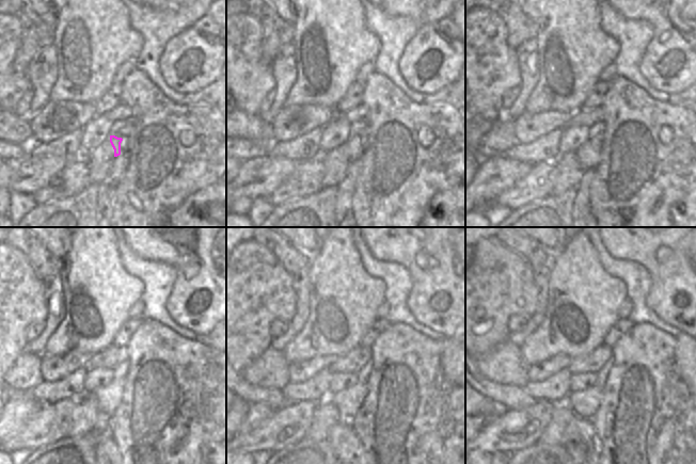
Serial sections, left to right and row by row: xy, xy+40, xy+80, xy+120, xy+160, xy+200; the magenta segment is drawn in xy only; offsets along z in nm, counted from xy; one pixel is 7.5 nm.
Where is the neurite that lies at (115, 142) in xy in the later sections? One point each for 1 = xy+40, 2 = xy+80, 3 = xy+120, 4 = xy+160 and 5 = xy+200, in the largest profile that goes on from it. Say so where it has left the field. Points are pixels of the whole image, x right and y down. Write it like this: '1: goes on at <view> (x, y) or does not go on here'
1: goes on at xy+40 (352, 144)
2: goes on at xy+80 (588, 155)
3: goes on at xy+120 (108, 398)
4: goes on at xy+160 (348, 401)
5: goes on at xy+200 (585, 403)

